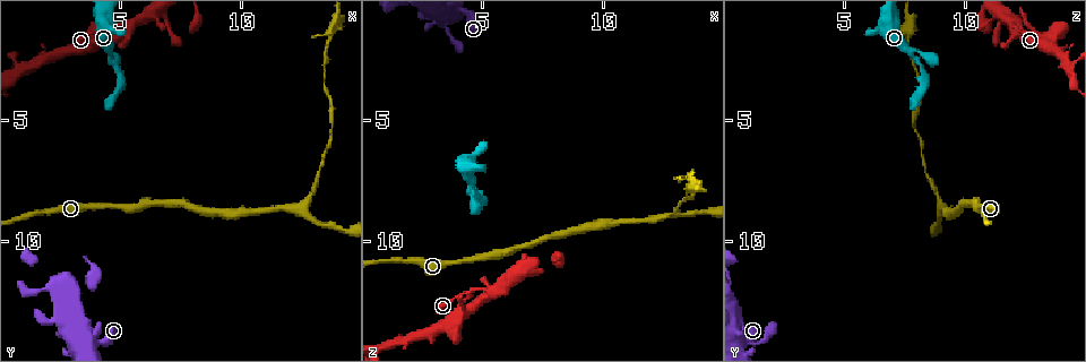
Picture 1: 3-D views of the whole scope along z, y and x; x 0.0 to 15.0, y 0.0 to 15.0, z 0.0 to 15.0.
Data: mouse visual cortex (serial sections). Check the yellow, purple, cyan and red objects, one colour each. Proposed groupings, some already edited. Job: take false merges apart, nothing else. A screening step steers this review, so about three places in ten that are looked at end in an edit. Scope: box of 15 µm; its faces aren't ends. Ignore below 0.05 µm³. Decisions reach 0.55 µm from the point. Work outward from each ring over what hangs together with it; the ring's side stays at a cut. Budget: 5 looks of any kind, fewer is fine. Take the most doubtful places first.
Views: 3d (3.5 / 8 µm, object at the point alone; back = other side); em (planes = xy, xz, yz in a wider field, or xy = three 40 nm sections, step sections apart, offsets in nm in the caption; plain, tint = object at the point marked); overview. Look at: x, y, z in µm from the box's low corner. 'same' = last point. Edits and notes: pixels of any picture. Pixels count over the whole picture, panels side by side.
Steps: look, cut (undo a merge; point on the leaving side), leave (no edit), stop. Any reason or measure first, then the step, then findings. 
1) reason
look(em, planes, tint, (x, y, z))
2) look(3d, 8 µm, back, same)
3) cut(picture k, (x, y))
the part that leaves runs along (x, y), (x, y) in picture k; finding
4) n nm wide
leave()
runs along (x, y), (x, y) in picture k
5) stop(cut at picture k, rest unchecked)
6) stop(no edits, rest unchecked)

abrupt turn
look(3d, 3.5 µm, (4.4, 1.3, 12.1))

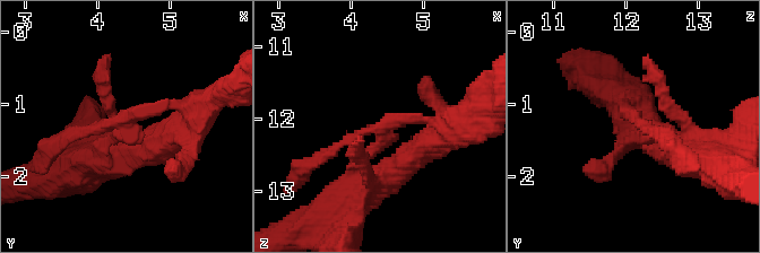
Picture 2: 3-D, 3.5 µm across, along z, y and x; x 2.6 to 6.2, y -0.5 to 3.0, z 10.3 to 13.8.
3 arms; arms of 150, 150, 200 nm
look(em, xy, step 2, tint, (4.35, 1.20, 12.15))

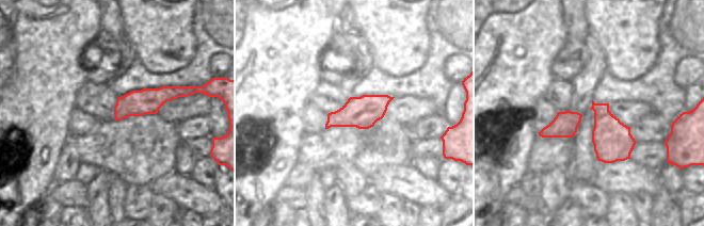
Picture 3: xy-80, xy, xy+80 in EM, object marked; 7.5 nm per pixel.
leave()
runs along (181, 92), (129, 105), (116, 117) in picture 3; continuous, no second cell

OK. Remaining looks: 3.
look(3d, 8 µm, (12.4, 8.6, 9.0))

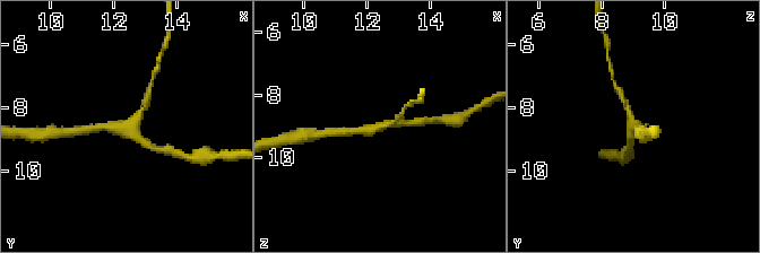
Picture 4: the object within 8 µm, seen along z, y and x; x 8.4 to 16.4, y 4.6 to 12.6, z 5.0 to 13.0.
look(em, xy, step 3, tint, (12.3, 8.6, 9.1))

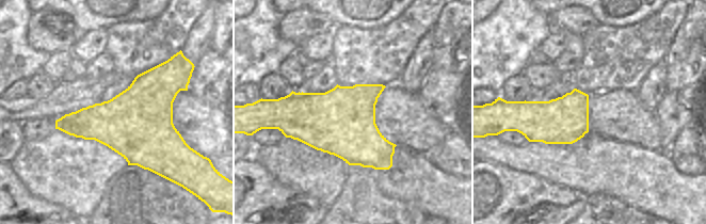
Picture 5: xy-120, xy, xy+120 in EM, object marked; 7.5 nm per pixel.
500 nm wide
leave()
runs along (93, 128), (127, 127), (146, 104) in picture 4; continuous, no second cell

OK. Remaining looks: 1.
stop(no edits, rest unchecked)

